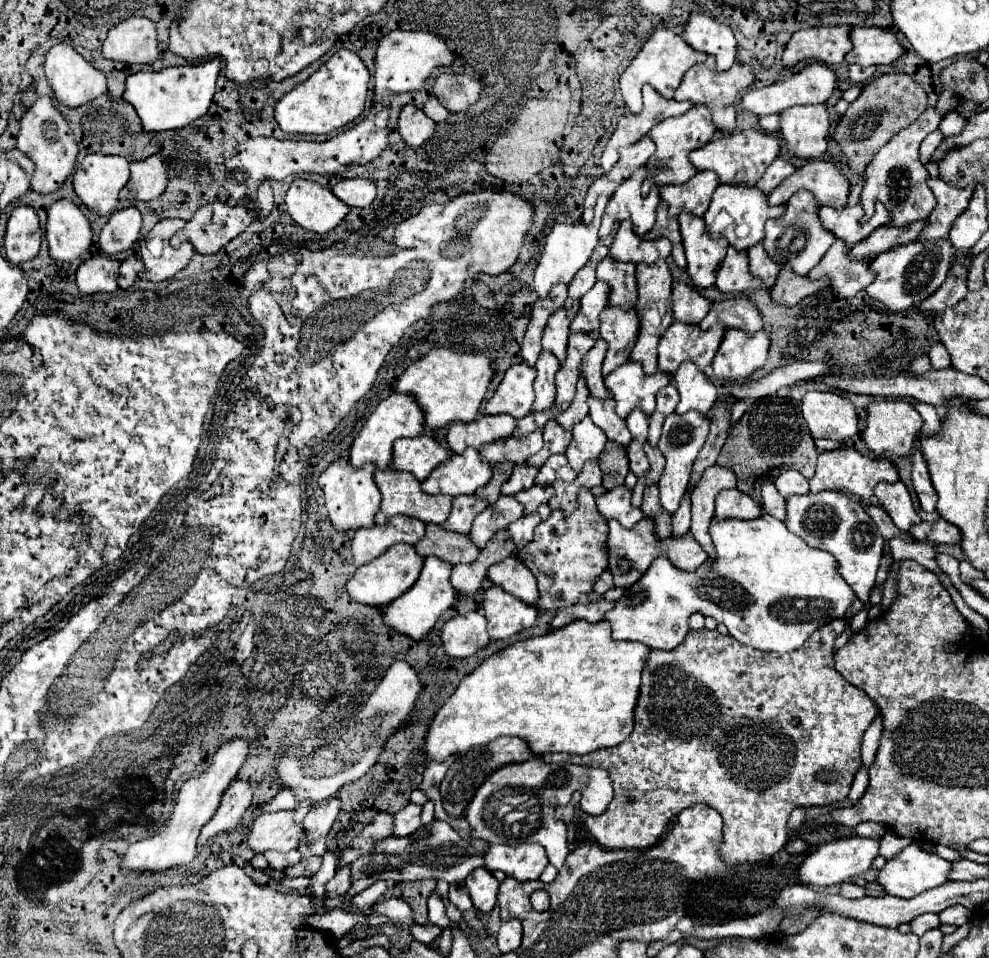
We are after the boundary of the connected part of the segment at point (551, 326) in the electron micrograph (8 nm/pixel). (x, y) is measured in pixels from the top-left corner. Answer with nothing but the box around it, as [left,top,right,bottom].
[543,305,577,363]

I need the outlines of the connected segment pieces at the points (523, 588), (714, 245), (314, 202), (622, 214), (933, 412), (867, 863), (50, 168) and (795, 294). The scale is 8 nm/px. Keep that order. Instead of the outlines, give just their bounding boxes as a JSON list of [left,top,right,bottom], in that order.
[[487,557,539,605],[679,213,729,289],[285,179,349,233],[599,169,659,237],[917,403,941,439],[797,837,879,887],[17,97,77,195],[771,267,827,307]]

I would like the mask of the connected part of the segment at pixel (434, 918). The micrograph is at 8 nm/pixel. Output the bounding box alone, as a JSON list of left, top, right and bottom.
[427,893,449,929]

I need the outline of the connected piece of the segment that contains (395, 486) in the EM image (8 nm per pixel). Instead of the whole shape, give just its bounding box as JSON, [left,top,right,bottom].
[375,471,451,525]

